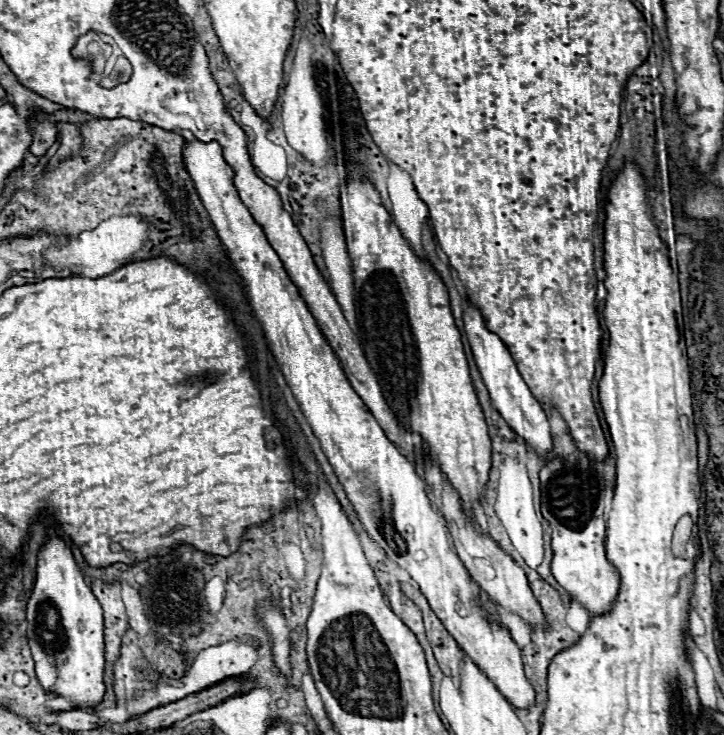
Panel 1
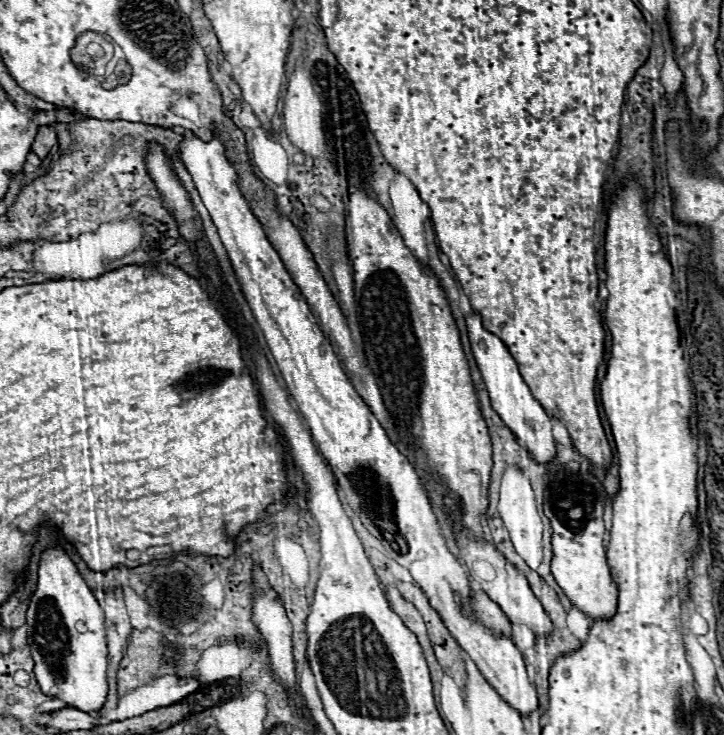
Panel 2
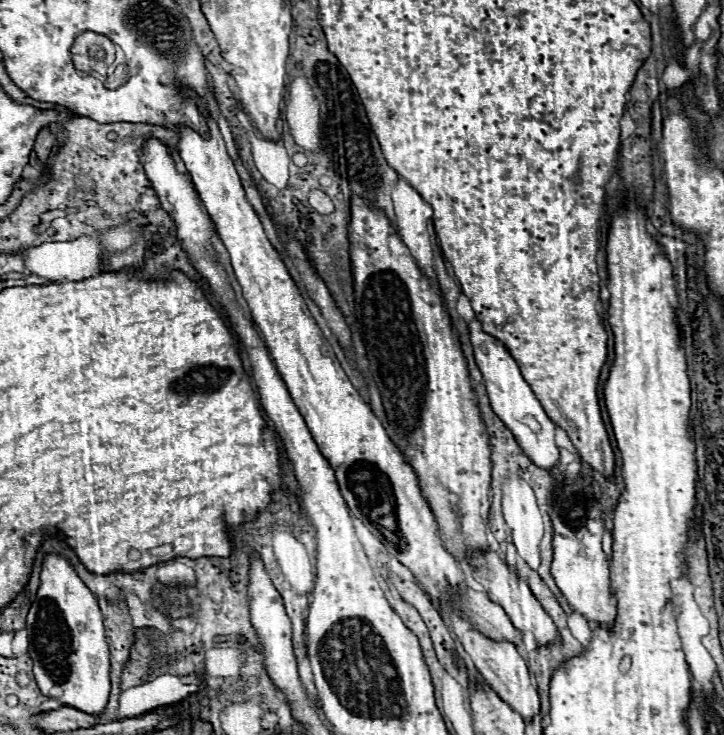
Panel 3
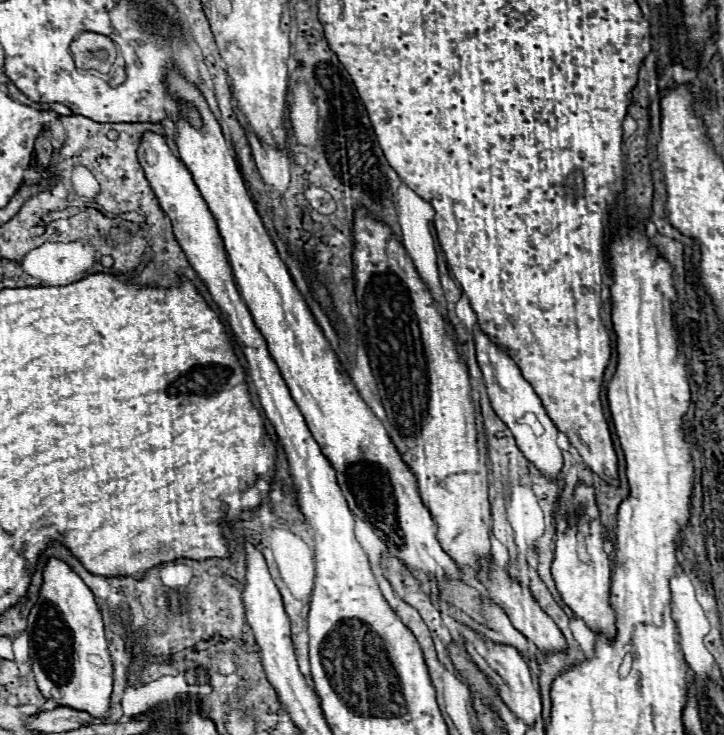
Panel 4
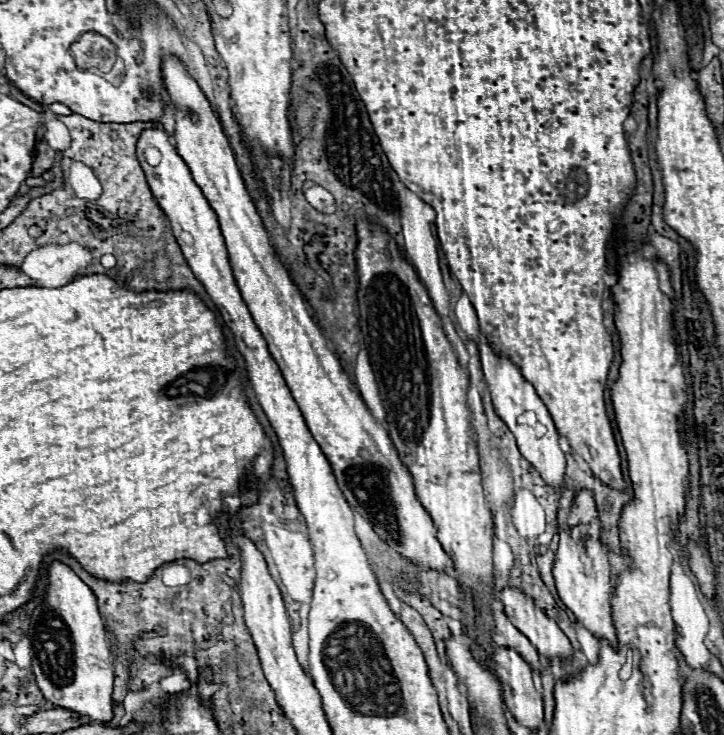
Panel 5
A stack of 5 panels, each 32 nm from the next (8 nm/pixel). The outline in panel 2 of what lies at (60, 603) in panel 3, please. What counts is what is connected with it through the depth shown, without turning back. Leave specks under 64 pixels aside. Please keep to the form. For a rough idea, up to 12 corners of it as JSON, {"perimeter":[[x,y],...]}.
{"perimeter":[[62,548],[42,552],[28,646],[42,692],[98,712],[104,612]]}

